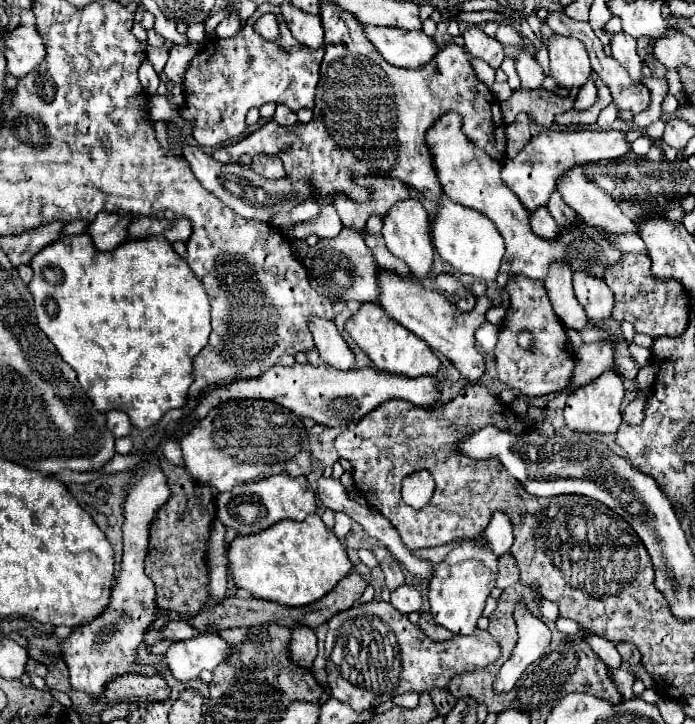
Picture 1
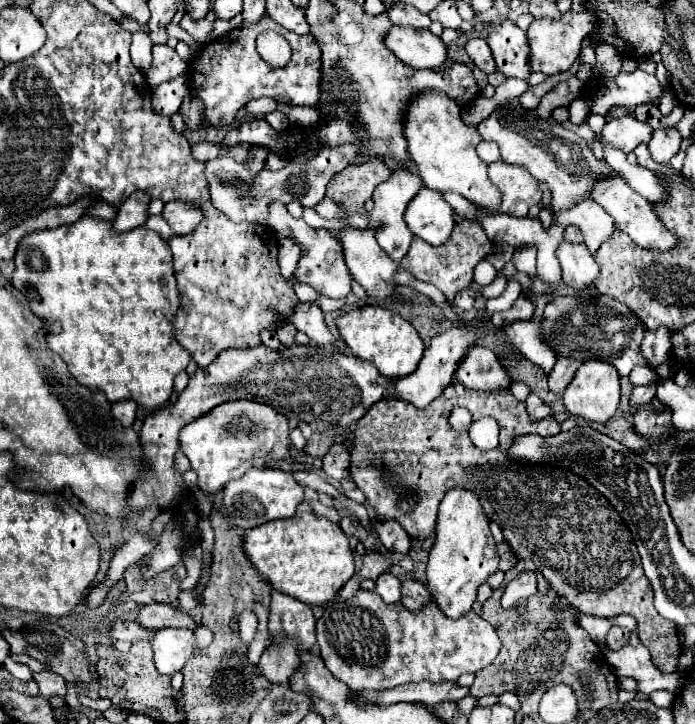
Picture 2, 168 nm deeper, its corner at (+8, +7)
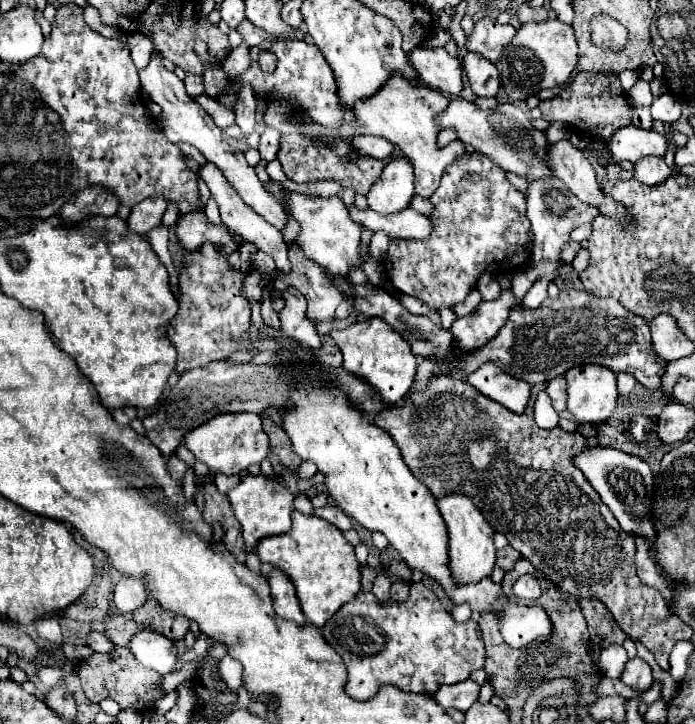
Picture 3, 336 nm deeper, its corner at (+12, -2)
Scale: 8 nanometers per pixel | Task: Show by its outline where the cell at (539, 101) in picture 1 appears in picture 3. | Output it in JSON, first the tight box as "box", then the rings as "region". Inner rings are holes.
{"box":[538,71,632,139],"region":[[[580,71],[574,81],[570,81],[558,95],[552,99],[540,101],[538,109],[542,111],[542,119],[548,123],[562,121],[570,125],[574,131],[586,137],[600,137],[608,139],[616,127],[624,127],[632,123],[632,107],[628,105],[624,91],[618,83],[616,73],[584,73]]]}

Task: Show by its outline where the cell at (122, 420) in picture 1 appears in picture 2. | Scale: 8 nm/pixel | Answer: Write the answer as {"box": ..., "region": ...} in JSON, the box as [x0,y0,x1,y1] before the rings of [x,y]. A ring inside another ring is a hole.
{"box":[112,400,136,426],"region":[[[120,400],[120,402],[114,402],[112,404],[112,414],[116,420],[120,420],[124,426],[130,426],[136,418],[136,402],[132,400]]]}

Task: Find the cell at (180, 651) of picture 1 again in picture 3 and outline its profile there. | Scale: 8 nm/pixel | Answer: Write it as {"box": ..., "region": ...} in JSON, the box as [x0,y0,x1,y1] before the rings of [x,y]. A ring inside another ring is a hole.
{"box":[128,629,178,675],"region":[[[144,629],[144,631],[136,633],[134,639],[130,639],[128,647],[130,647],[132,655],[144,667],[150,667],[150,669],[158,671],[160,675],[170,673],[174,669],[176,661],[178,661],[174,641],[156,633],[156,631],[150,631],[150,629]]]}

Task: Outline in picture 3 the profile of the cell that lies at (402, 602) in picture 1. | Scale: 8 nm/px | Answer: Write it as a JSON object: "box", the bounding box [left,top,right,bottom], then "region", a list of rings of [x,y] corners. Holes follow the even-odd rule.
{"box":[372,575,390,603],"region":[[[378,575],[374,579],[374,589],[372,593],[376,595],[378,603],[388,603],[390,601],[390,579],[386,575]]]}

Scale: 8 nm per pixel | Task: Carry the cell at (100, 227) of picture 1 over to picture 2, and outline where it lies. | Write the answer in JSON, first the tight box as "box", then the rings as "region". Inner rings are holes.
{"box":[114,192,150,232],"region":[[[136,192],[132,194],[120,208],[118,208],[118,216],[114,218],[114,230],[116,232],[128,232],[132,228],[142,226],[148,220],[148,204],[150,204],[150,196],[144,192]]]}

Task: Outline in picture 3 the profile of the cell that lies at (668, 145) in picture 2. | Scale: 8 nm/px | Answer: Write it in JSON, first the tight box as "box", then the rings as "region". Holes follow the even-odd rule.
{"box":[634,155,672,185],"region":[[[650,155],[646,159],[640,159],[636,163],[636,167],[634,167],[634,177],[640,183],[648,183],[648,185],[662,183],[670,175],[672,175],[672,169],[664,163],[662,157],[656,157],[656,155]]]}

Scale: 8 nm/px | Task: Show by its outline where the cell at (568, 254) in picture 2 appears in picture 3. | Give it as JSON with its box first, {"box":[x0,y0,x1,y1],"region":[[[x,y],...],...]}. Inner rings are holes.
{"box":[512,177,598,301],"region":[[[558,177],[554,179],[544,179],[540,183],[530,183],[528,187],[528,195],[526,195],[526,217],[532,223],[532,233],[534,233],[534,249],[528,257],[528,261],[524,263],[524,267],[518,267],[512,275],[512,289],[514,297],[520,301],[526,291],[542,277],[554,277],[560,267],[564,267],[566,263],[560,259],[560,251],[566,245],[566,241],[570,239],[570,233],[580,227],[582,223],[590,223],[598,211],[588,205],[588,203],[580,203],[580,199],[576,199],[576,195],[572,195],[568,191],[568,187],[564,183],[560,183]]]}

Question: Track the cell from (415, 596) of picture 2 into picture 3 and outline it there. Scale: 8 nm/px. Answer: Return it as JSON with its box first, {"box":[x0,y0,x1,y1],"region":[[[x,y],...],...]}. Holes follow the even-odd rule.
{"box":[392,581,410,603],"region":[[[394,581],[392,583],[392,599],[398,603],[404,603],[410,595],[410,585],[404,581]]]}

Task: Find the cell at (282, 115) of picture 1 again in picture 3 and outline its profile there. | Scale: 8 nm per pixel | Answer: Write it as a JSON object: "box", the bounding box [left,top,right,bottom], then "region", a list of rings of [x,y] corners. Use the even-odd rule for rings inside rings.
{"box":[258,127,280,161],"region":[[[266,127],[262,137],[260,137],[258,151],[260,151],[260,157],[266,159],[266,161],[276,159],[278,151],[280,151],[280,133],[276,129],[272,129],[272,127]]]}

